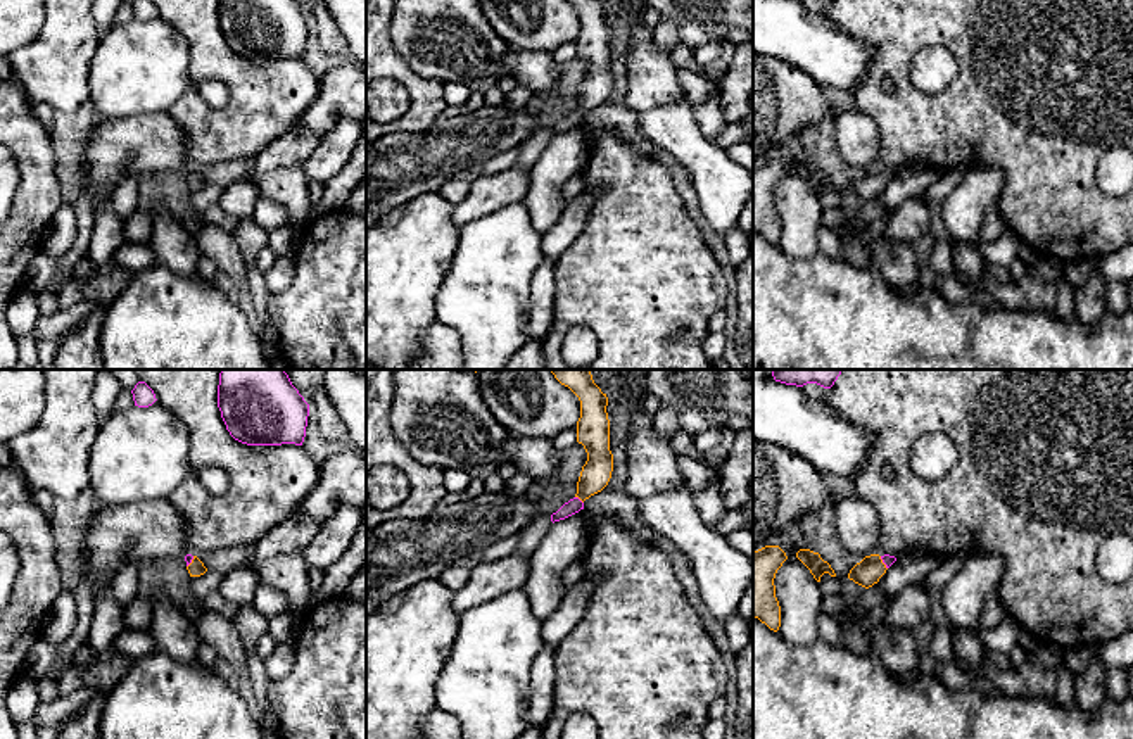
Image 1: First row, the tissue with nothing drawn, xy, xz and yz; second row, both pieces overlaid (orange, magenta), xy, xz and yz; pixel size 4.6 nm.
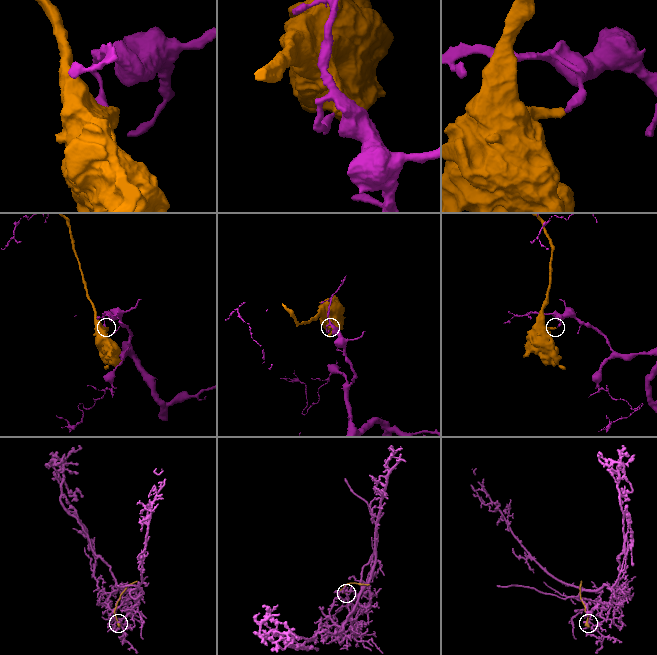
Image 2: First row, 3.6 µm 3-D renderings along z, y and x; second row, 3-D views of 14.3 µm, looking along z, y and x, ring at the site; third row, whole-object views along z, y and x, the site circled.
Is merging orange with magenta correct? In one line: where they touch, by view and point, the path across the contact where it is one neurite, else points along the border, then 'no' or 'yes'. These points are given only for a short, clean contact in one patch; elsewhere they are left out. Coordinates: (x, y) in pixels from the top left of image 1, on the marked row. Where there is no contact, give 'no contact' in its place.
meets orange in xz at (579, 498); border along xz (575, 496), (582, 503); no

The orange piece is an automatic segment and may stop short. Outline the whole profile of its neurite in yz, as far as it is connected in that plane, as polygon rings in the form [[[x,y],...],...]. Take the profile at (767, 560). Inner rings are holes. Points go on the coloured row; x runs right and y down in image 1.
[[[765,546],[753,553],[753,616],[774,632],[781,627],[774,578],[786,559],[779,546]]]

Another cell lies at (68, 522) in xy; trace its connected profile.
[[[86,489],[73,501],[59,501],[52,521],[60,582],[64,589],[73,592],[85,572],[85,565],[79,558],[83,540],[81,528],[83,521],[92,516],[92,509],[93,492]]]

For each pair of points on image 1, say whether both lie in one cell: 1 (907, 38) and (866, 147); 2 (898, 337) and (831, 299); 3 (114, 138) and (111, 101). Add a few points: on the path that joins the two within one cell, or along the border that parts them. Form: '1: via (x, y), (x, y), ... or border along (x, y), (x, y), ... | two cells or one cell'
1: border along (850, 109), (862, 111), (874, 123), (878, 163) | two cells
2: via (881, 337), (869, 337), (848, 316) | one cell
3: border along (152, 111), (107, 120) | two cells

